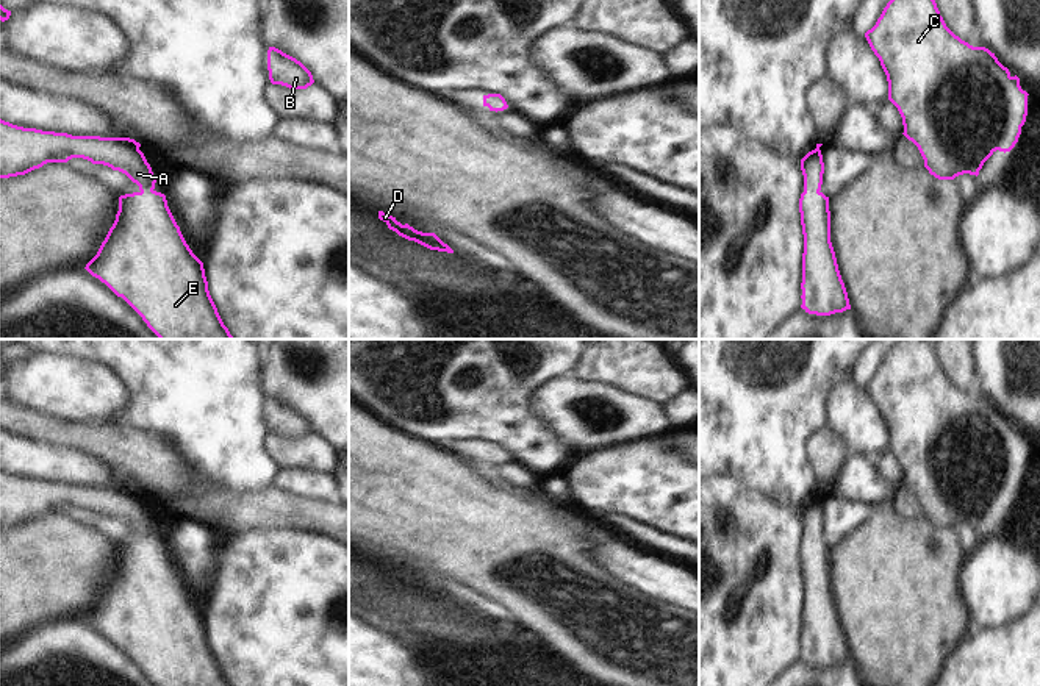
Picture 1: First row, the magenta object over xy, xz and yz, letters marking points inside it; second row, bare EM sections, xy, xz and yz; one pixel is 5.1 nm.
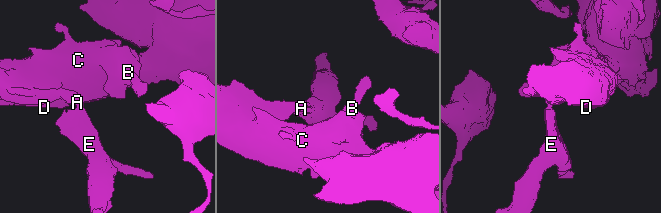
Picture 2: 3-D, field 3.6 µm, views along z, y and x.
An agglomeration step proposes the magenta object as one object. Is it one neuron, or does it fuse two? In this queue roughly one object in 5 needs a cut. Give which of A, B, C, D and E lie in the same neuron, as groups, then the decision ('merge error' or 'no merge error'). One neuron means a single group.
groups A B C D E; no merge error

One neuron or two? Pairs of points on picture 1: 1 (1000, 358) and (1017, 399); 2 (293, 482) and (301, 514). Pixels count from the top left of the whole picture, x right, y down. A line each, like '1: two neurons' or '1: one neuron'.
1: one neuron
2: two neurons

